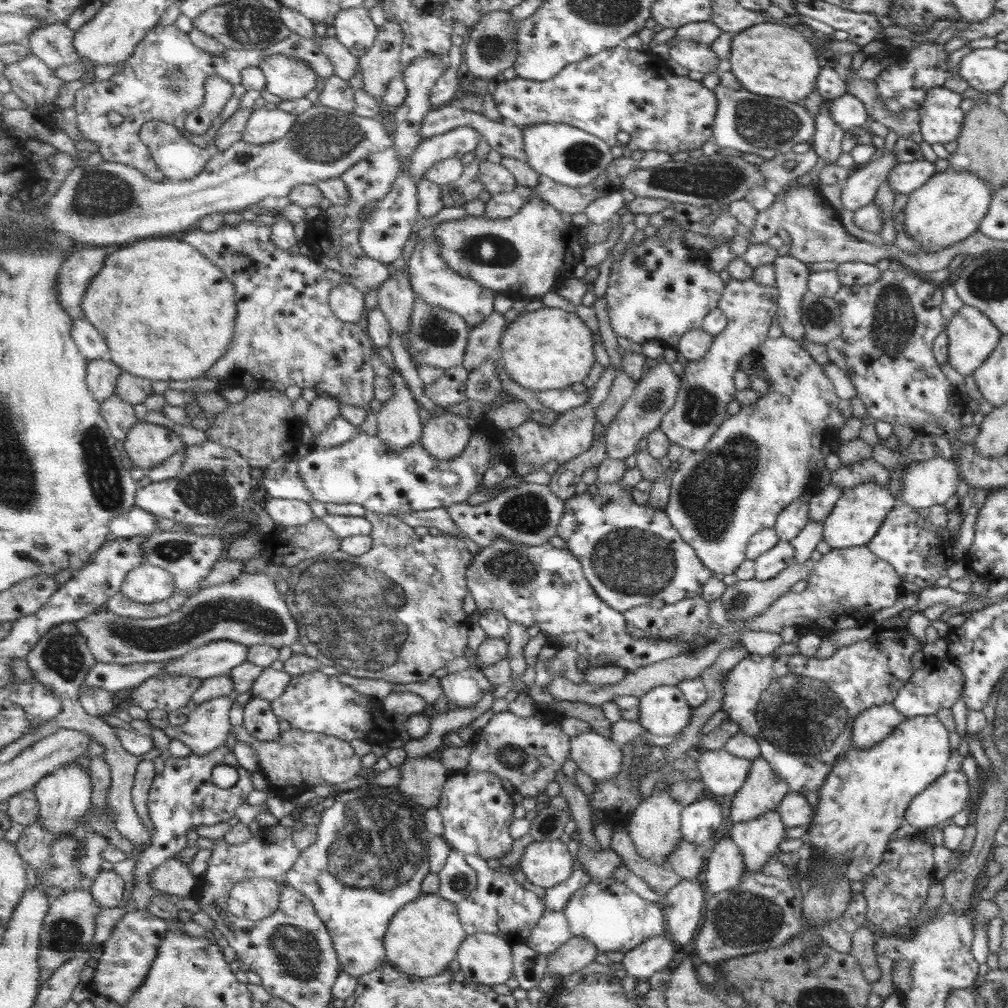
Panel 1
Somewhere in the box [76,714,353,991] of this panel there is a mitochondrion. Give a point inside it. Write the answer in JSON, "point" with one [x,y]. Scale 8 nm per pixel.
{"point":[296,952]}

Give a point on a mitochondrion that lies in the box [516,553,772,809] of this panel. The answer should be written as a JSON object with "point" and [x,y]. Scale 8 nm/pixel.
{"point":[738,600]}

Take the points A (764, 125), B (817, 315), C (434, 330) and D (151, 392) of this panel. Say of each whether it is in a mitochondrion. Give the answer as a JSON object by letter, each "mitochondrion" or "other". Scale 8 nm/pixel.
{"A":"mitochondrion","B":"mitochondrion","C":"mitochondrion","D":"other"}

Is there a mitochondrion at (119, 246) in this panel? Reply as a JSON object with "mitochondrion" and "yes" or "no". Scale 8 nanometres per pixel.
{"mitochondrion":"no"}

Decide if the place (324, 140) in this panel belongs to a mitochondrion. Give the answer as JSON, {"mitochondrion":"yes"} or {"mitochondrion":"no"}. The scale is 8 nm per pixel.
{"mitochondrion":"yes"}

